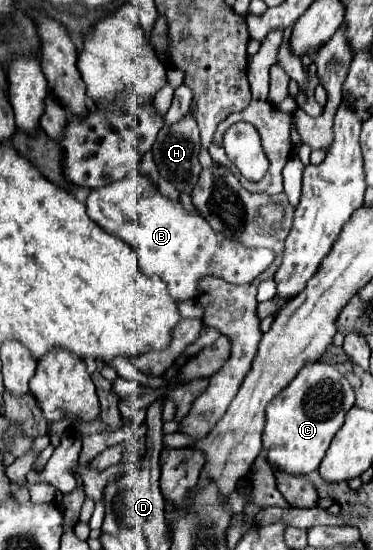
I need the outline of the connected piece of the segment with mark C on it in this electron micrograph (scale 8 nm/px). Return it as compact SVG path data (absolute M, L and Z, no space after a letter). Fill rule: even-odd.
M310 362L306 364L298 376L288 384L286 390L282 390L266 408L266 428L264 428L264 452L266 460L274 470L282 470L288 474L310 474L318 470L334 434L344 424L346 412L354 406L354 392L346 378L330 364L324 362Z

